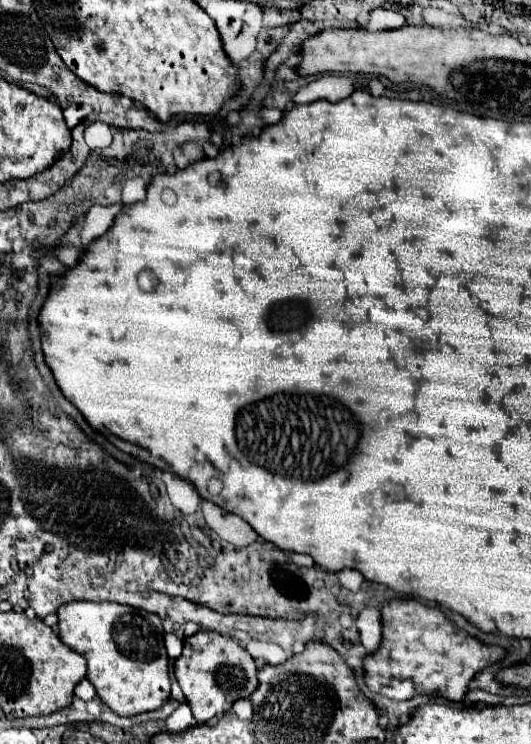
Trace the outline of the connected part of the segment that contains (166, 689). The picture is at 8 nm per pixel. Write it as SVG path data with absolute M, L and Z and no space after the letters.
M73 601L69 605L63 605L63 609L57 611L57 617L61 641L87 659L87 679L93 683L99 699L105 701L109 709L113 709L117 715L133 717L139 713L155 711L169 701L171 695L169 657L163 645L163 621L159 615L107 601L103 603Z

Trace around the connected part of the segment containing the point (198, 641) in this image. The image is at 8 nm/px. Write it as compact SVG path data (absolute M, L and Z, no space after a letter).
M197 631L183 641L183 653L175 661L175 677L199 723L207 723L231 709L237 699L251 697L259 687L253 657L233 639L215 631Z

